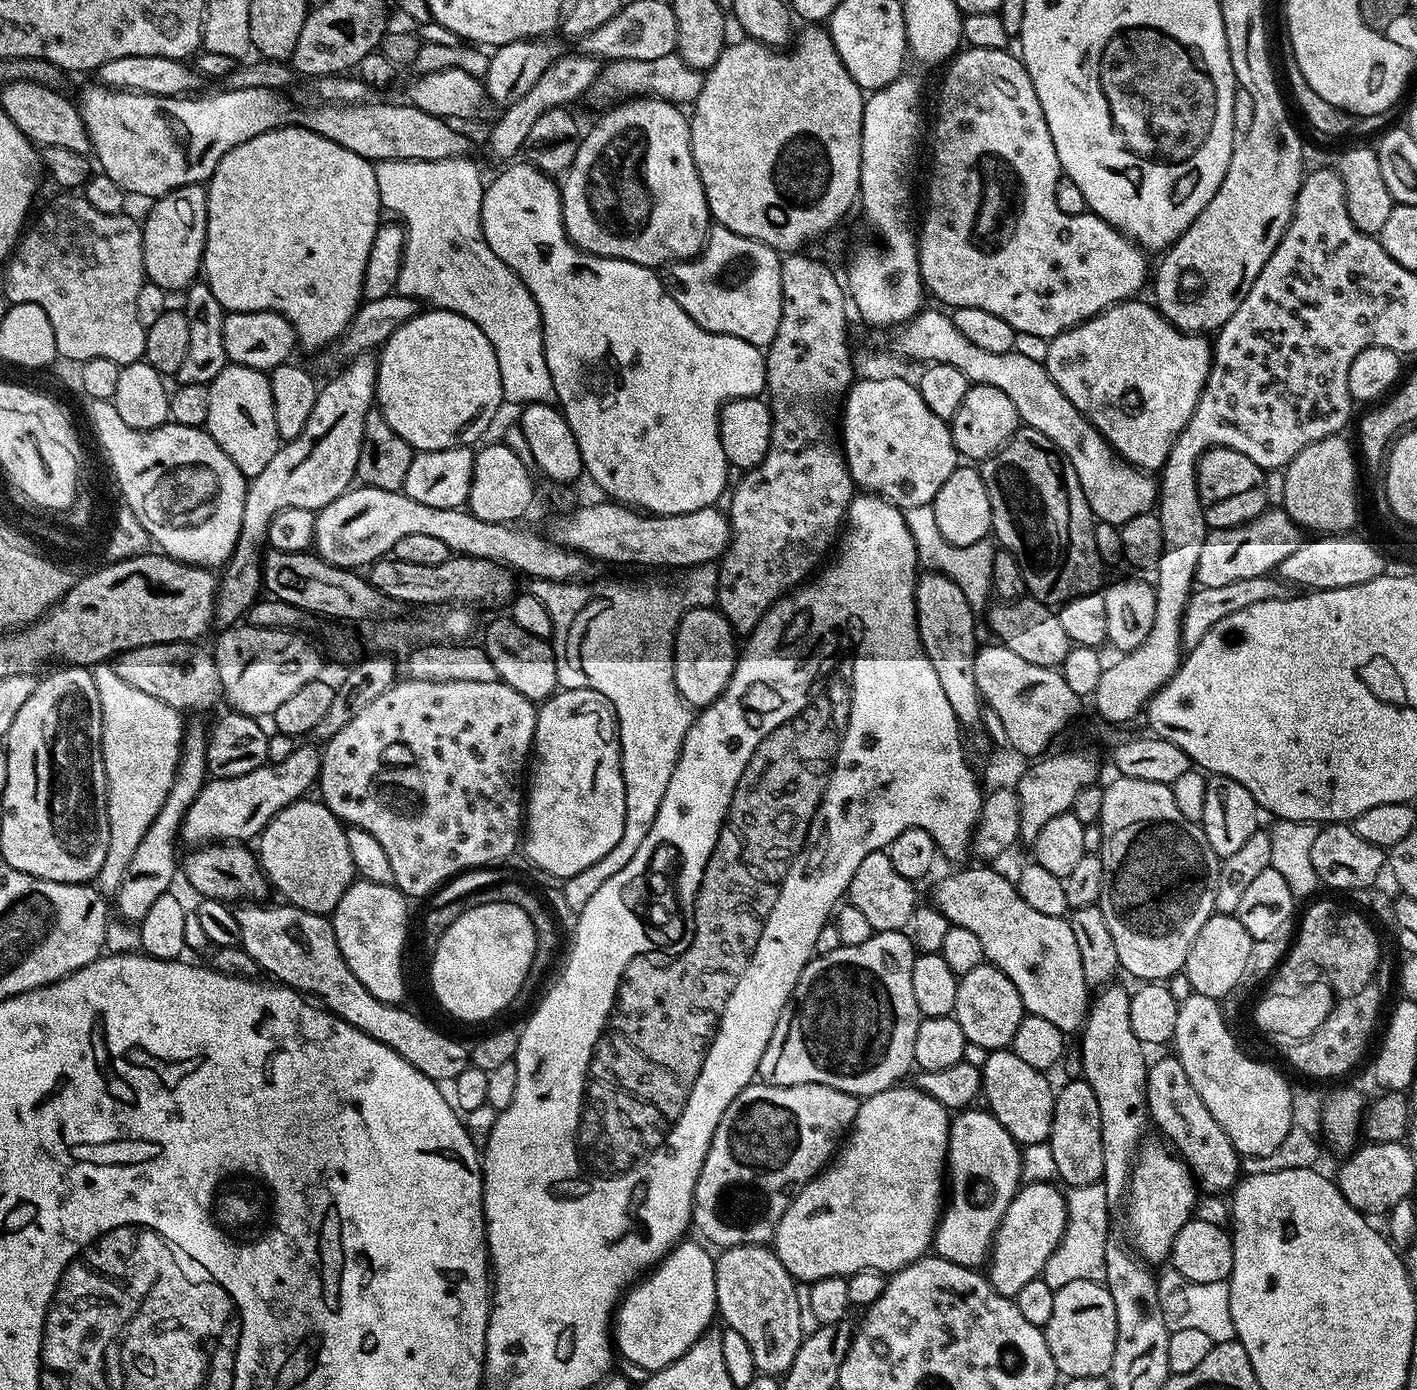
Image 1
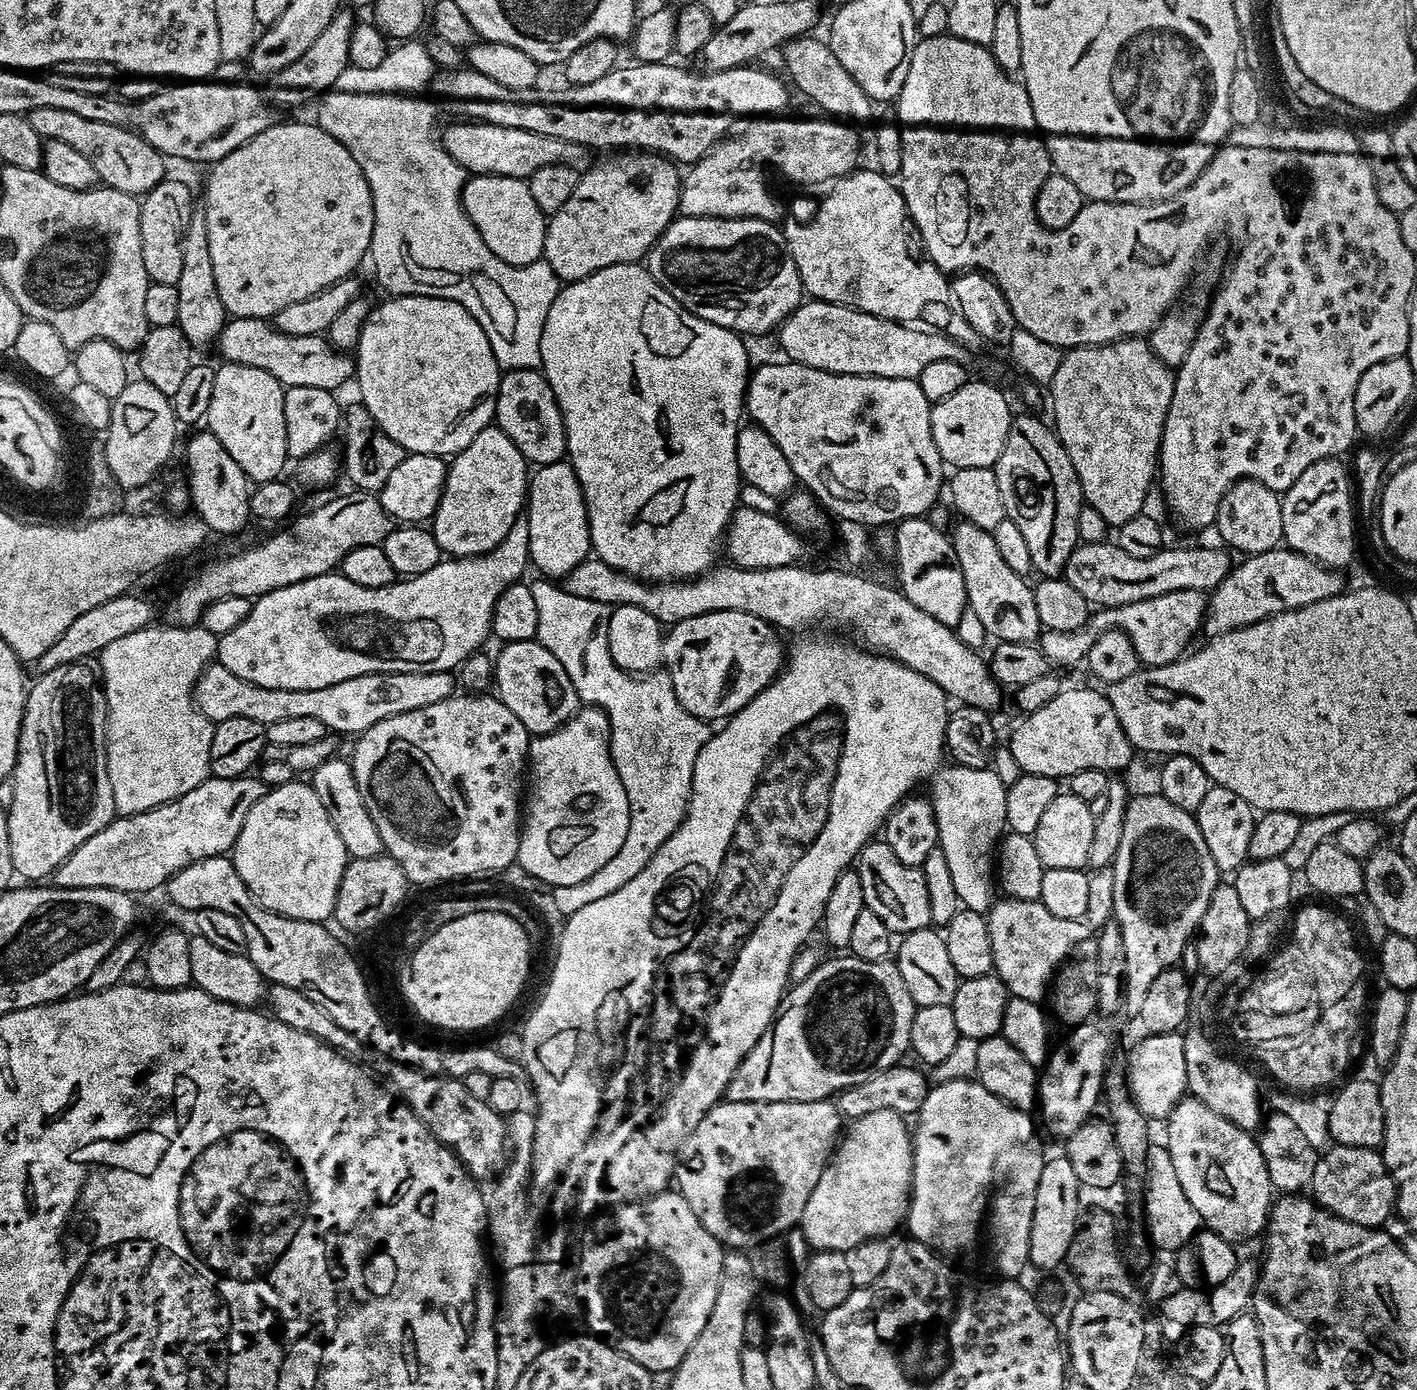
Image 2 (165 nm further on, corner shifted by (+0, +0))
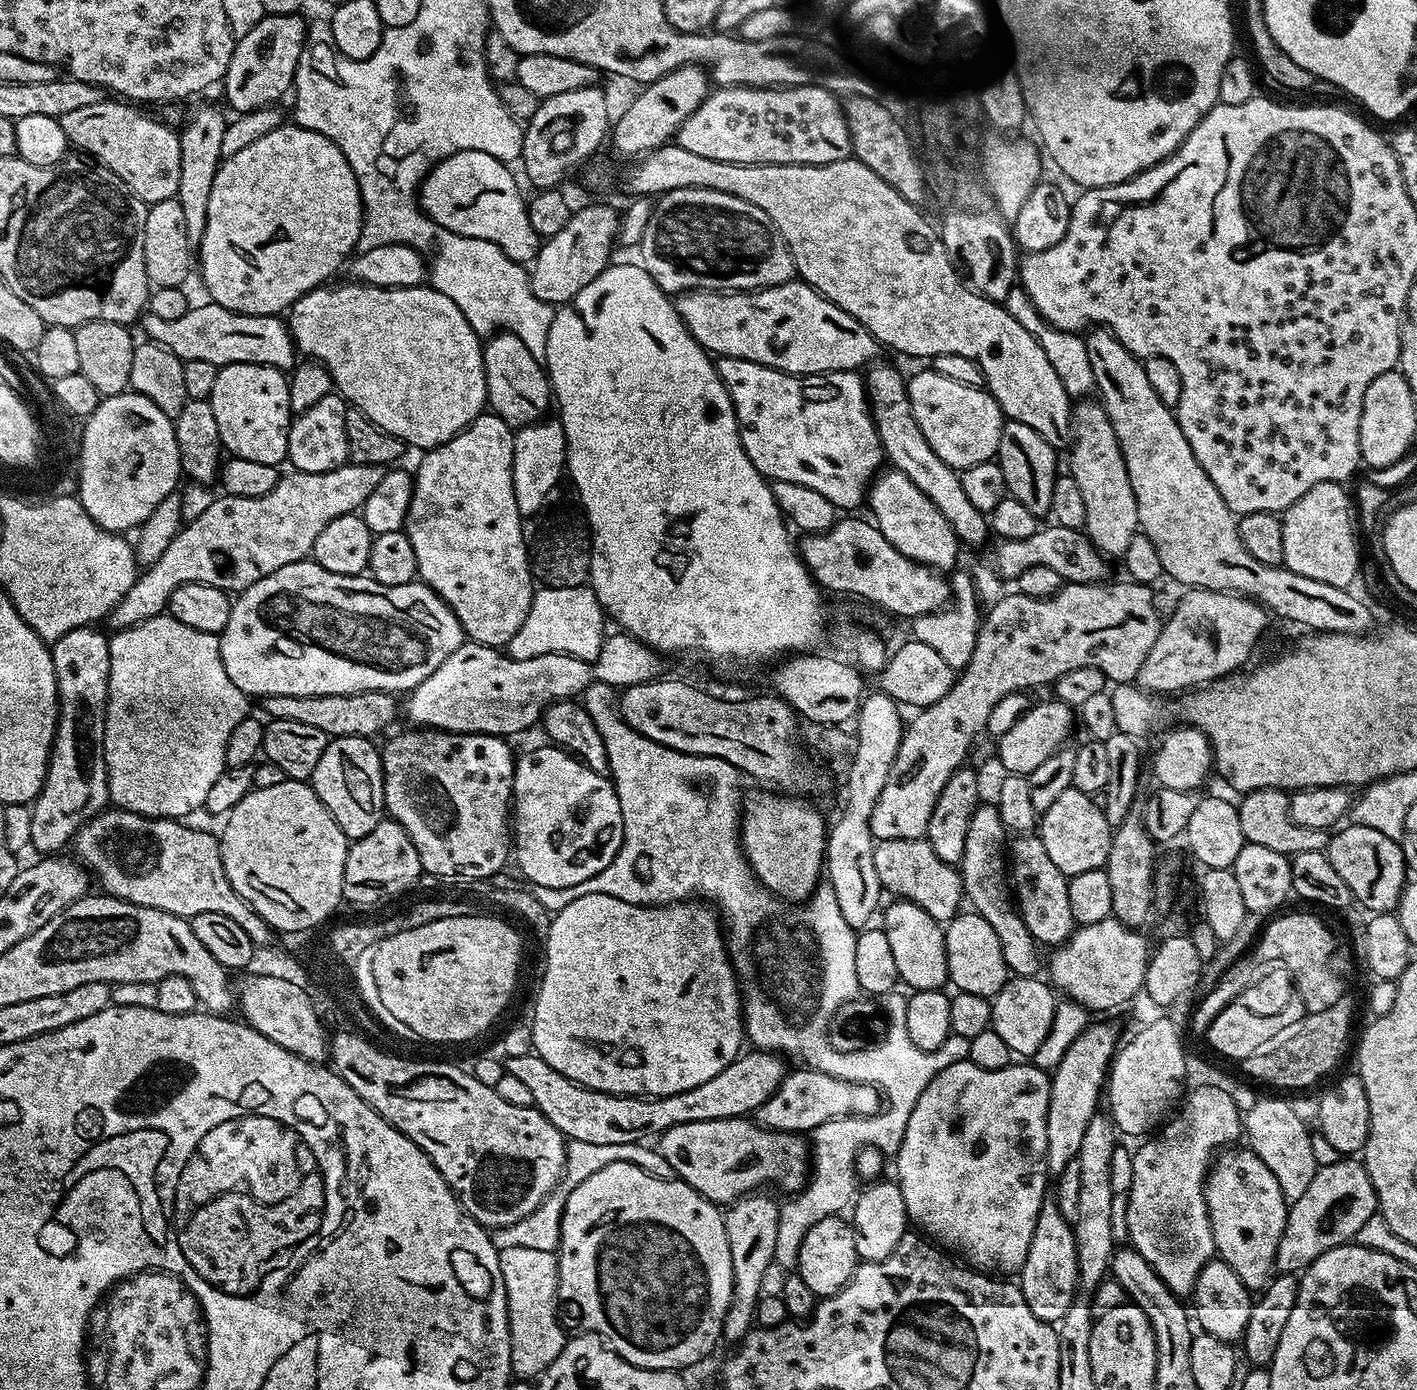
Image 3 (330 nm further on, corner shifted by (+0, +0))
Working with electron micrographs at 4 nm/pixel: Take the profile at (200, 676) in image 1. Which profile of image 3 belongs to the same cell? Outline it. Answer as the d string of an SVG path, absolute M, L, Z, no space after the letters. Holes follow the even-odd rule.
M355 692L349 696L265 696L262 704L273 720L303 722L318 726L329 738L337 736L366 736L376 738L383 728L396 720L397 697L391 692Z

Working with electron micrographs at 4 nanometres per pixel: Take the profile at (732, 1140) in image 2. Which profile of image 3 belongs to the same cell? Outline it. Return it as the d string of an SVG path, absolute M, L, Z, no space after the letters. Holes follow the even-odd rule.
M742 1116L710 1122L686 1122L682 1126L674 1126L659 1136L658 1149L666 1161L674 1166L679 1179L717 1206L731 1205L740 1197L763 1189L760 1188L763 1184L773 1184L788 1192L787 1194L795 1194L801 1192L810 1179L810 1144L803 1135L762 1128Z

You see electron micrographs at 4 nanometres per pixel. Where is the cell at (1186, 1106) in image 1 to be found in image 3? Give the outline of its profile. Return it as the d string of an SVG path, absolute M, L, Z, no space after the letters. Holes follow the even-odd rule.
M1240 1147L1225 1151L1211 1165L1208 1179L1204 1181L1204 1197L1215 1255L1232 1267L1249 1290L1260 1290L1274 1275L1278 1242L1286 1226L1290 1204L1284 1199L1282 1187L1270 1167L1253 1151Z

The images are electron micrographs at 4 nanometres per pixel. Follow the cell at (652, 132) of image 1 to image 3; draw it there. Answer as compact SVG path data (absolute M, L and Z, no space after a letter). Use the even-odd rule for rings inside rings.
M588 204L585 208L577 207L566 226L558 234L547 237L541 243L535 260L530 264L528 285L542 302L553 306L568 306L572 300L598 274L609 267L608 255L612 244L618 240L618 212L608 204Z

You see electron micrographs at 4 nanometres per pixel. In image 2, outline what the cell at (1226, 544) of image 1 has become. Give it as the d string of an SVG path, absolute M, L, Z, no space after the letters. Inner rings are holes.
M1114 542L1077 543L1076 549L1073 550L1066 562L1062 576L1063 579L1070 582L1070 586L1074 586L1074 590L1078 590L1078 594L1082 594L1082 598L1088 600L1089 605L1100 608L1126 606L1130 602L1142 602L1147 596L1157 596L1174 590L1198 590L1207 593L1209 590L1217 588L1230 571L1227 556L1229 553L1223 547L1220 548L1172 548L1172 546L1165 546L1158 554L1154 554L1154 558L1134 558L1130 554L1126 554L1126 550L1122 550Z

